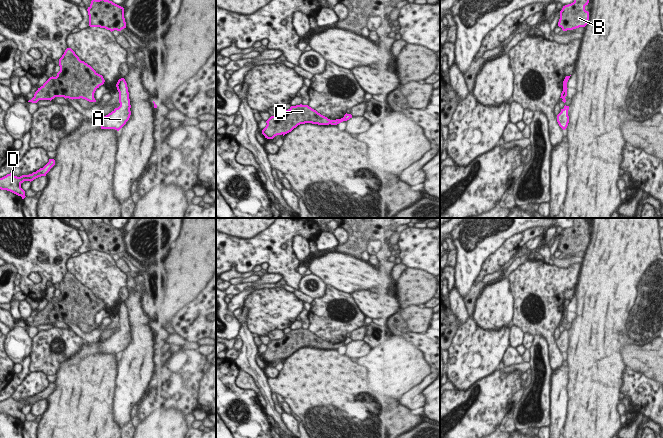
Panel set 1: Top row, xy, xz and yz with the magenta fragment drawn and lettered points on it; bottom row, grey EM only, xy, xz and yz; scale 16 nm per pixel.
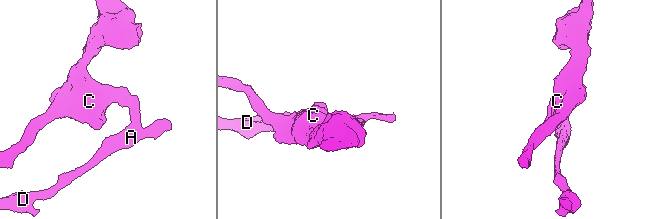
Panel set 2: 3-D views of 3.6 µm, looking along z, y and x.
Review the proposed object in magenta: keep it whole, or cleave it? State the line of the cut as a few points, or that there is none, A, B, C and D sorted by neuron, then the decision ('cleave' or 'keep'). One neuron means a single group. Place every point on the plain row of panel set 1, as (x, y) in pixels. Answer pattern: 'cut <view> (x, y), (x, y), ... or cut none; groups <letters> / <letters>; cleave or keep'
cut xy (120, 303), (117, 311); groups A D / B C; cleave

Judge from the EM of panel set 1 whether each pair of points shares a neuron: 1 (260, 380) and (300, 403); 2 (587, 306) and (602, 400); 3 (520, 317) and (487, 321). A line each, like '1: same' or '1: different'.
1: different
2: same
3: different

